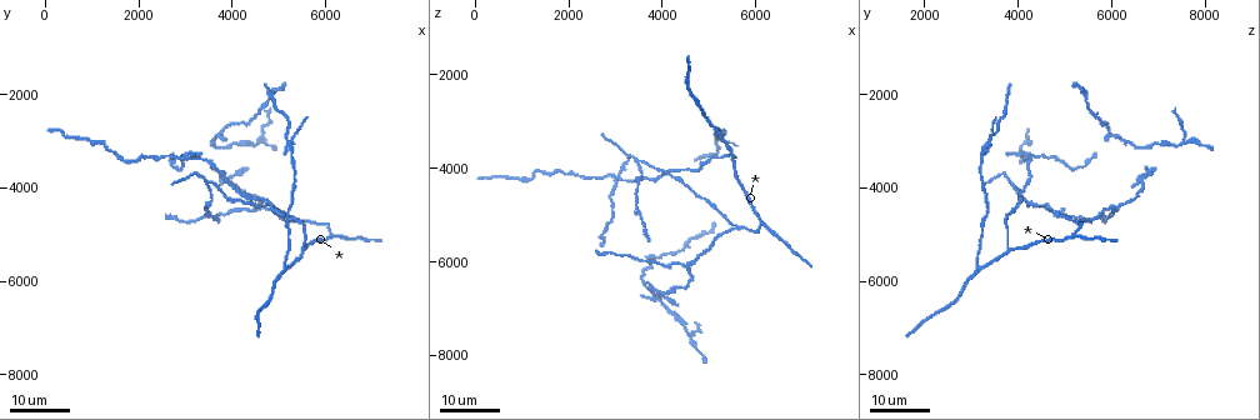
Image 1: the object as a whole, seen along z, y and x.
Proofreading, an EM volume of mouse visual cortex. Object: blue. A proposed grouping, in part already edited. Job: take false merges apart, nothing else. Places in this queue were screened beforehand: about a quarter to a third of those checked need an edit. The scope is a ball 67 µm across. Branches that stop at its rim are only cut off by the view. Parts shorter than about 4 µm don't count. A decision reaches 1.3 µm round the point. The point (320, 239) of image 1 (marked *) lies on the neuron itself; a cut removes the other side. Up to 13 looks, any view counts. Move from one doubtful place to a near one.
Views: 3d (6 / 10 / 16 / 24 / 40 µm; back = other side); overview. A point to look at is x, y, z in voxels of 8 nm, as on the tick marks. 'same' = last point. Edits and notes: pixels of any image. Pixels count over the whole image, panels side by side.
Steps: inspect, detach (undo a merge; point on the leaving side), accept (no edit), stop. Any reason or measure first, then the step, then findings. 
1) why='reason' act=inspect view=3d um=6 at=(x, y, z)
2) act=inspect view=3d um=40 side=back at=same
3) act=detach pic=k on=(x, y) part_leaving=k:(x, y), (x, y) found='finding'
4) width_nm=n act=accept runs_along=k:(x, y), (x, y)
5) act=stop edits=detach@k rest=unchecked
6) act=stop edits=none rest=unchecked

why='a fork' act=inspect view=3d um=16 at=(5550, 4700, 5300)

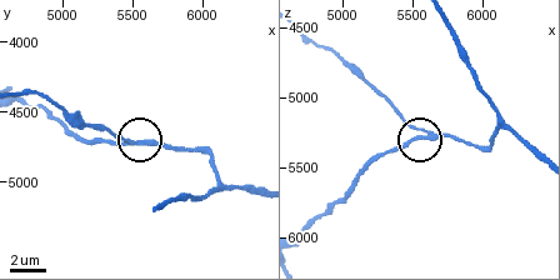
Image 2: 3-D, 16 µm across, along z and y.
act=inspect view=3d um=6 at=(5580, 4720, 5260)

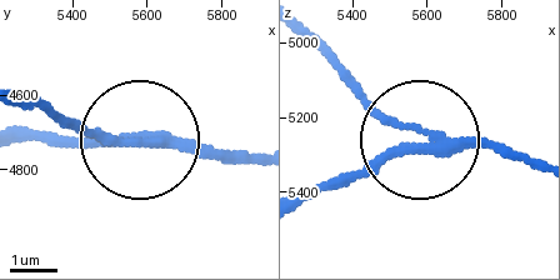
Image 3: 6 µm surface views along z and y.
act=accept runs_along=3:(529, 163), (434, 143), (330, 55) found='one neuron here'

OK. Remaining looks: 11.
why='side arm on a straight run' act=inspect view=3d um=24 at=(4550, 3050, 7550)

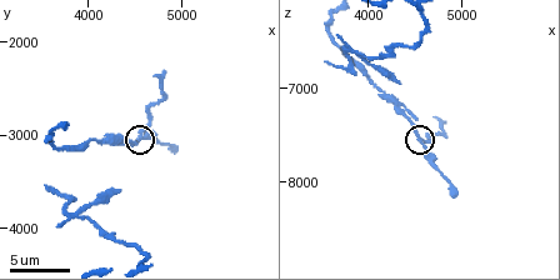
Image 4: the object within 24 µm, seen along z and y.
why='zoom in' act=inspect view=3d um=6 at=(4550, 3000, 7550)

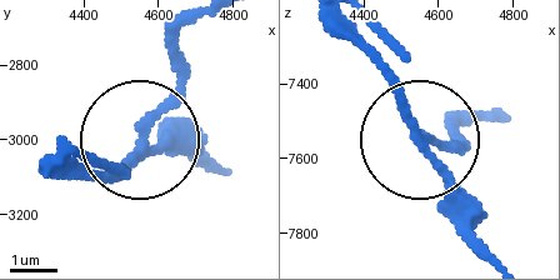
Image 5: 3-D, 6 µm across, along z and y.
side_arm_um=6 arms=3 act=accept found='one neuron here'

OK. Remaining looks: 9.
why='thin arm on a thick one' act=inspect view=3d um=16 at=(3750, 2850, 6000)

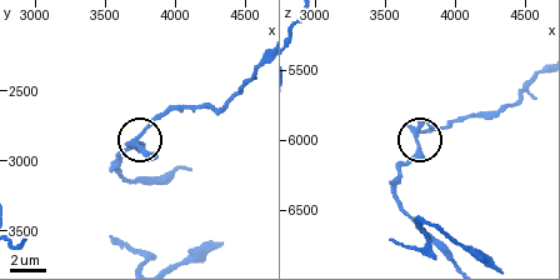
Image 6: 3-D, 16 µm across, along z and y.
act=inspect view=3d um=10 at=(3720, 2860, 5960)

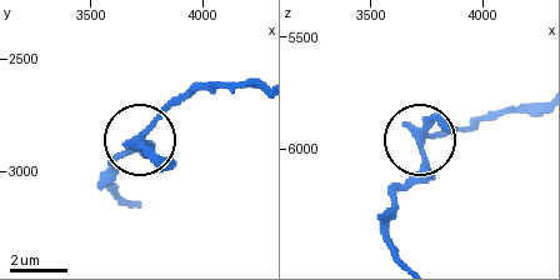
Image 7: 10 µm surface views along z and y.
act=accept found='all the same neuron'

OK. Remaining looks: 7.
why='four or more arms meet' act=inspect view=3d um=24 at=(2950, 3300, 4250)

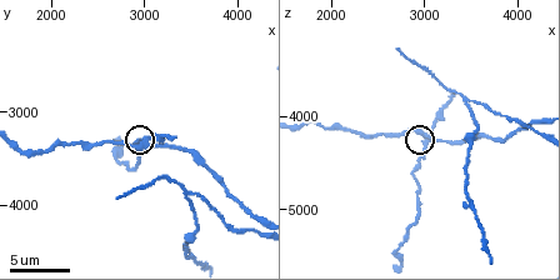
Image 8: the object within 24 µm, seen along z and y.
act=inspect view=3d um=6 at=(3050, 3300, 4250)

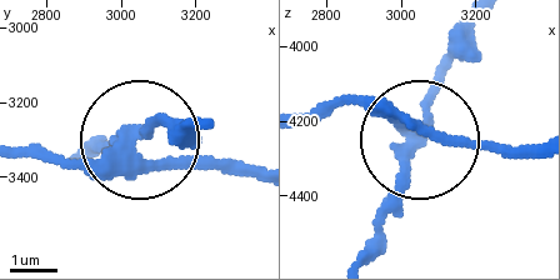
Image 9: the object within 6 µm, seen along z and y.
side_arm_um=15 act=detach pic=9 on=(169, 125) part_leaving=9:(410, 134), (375, 249) found='a second neuron is stuck on'

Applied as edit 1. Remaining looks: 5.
why='four arms meet' act=inspect view=3d um=24 at=(5200, 3050, 3400)

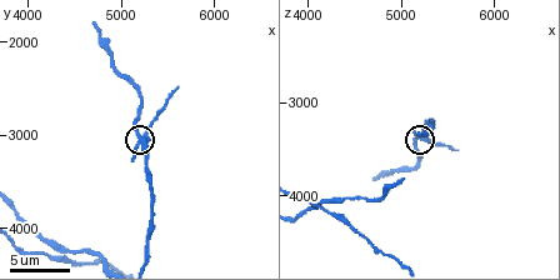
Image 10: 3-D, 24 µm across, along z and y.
why='zoom in' act=inspect view=3d um=6 at=same

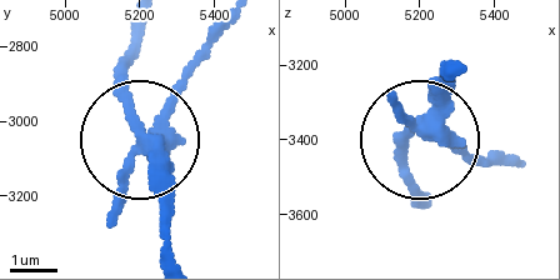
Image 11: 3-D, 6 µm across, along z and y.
width_nm=330 act=detach pic=11 on=(114, 206) found='a second neuron is stuck on'

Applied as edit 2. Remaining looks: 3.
act=inspect view=overview

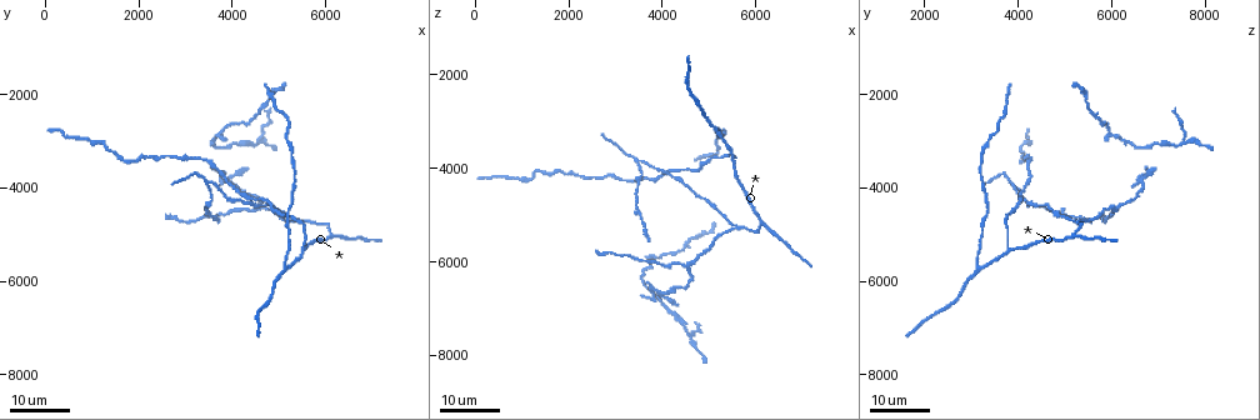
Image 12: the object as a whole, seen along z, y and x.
act=inspect view=3d um=16 at=(5500, 5300, 3800)

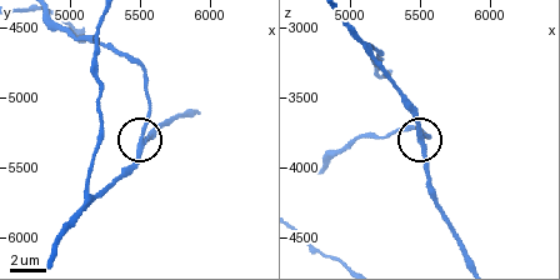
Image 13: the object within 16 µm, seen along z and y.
act=inspect view=3d um=6 at=(5500, 5300, 3800)

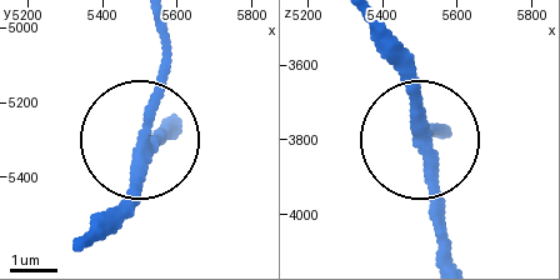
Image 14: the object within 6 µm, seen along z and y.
side_arm_um=44 act=accept runs_along=14:(451, 250), (408, 63) found='continuous, no second neuron'

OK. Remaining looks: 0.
act=stop edits=detach@9,detach@11 rest=unchecked

